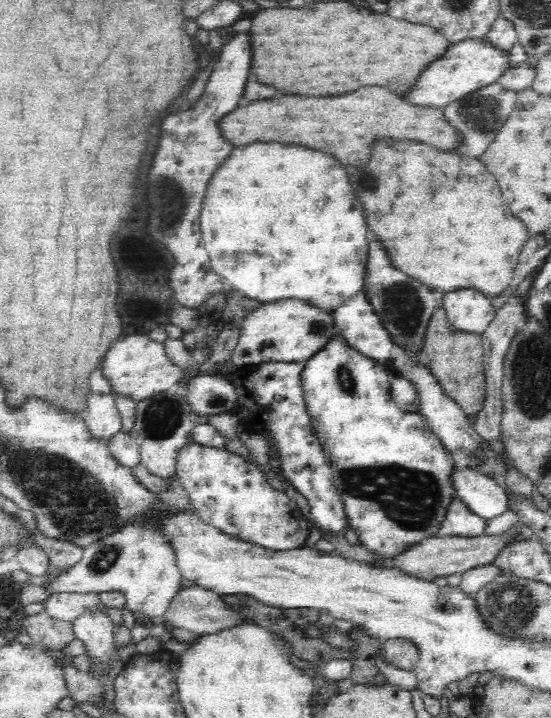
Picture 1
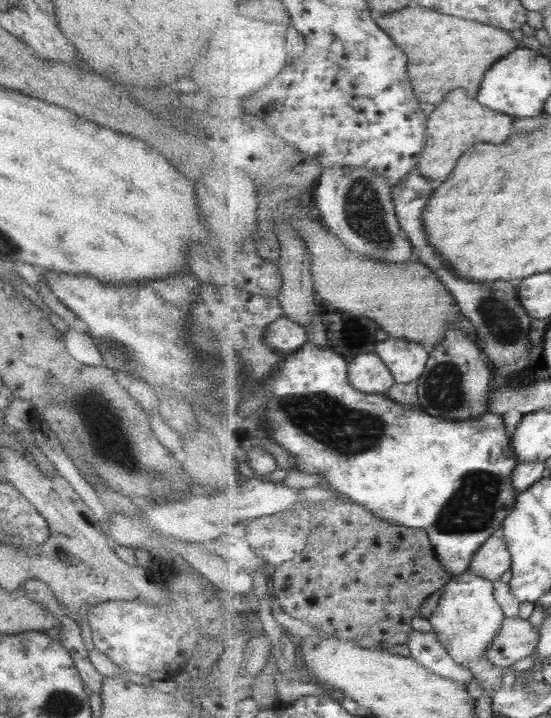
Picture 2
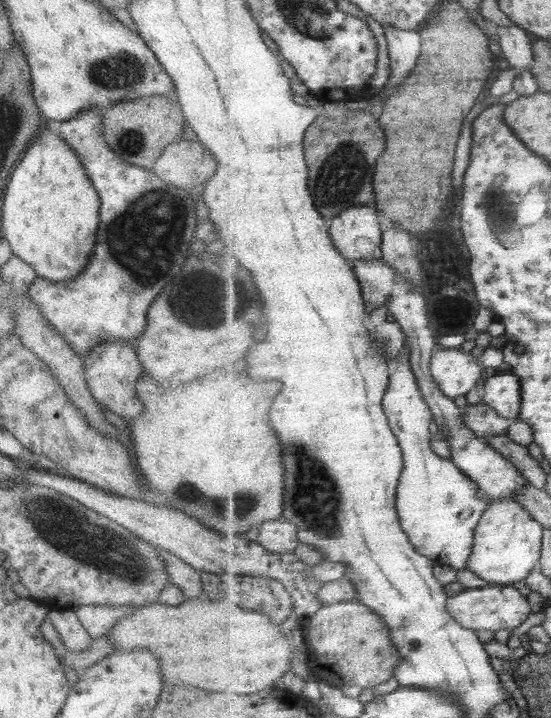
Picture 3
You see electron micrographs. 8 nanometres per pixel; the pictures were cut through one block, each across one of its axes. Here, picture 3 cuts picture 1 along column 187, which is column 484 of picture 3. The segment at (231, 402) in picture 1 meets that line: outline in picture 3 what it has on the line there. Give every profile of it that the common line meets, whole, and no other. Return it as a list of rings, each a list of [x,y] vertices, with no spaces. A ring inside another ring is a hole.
[[[494,374],[484,382],[483,401],[493,407],[501,417],[517,419],[523,404],[520,376],[515,374]]]

